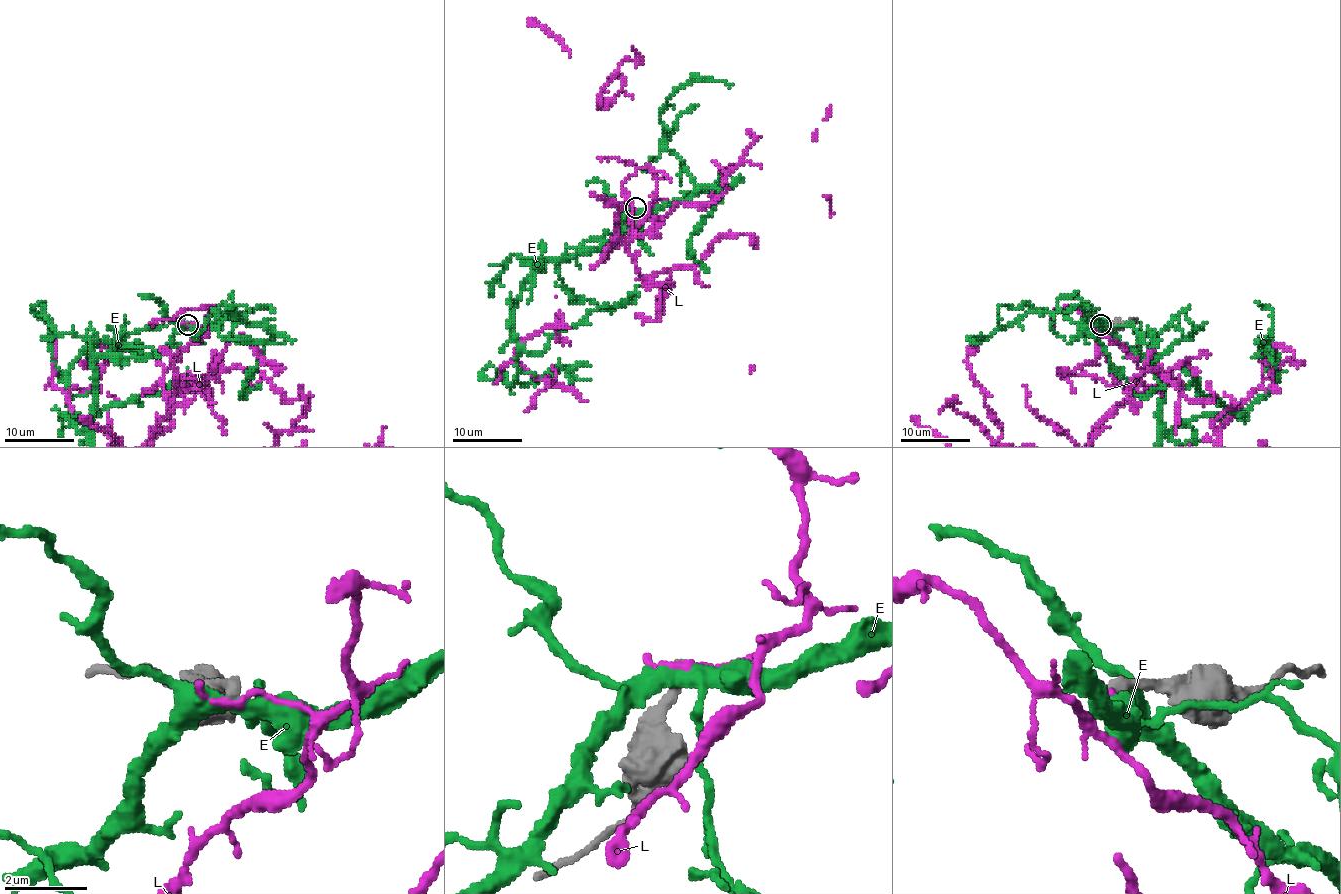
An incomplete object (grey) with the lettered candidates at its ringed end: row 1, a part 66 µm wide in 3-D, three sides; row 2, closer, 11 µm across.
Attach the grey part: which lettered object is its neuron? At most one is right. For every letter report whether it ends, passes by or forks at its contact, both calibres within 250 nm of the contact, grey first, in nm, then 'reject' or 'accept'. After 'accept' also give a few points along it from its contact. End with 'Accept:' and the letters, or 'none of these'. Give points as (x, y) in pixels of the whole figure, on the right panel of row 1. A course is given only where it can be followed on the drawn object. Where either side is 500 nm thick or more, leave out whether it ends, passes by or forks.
E: it forks there; 340 nm thick on the grey side, 360 nm on the other; reject
L: it ends there; 320 nm thick on the grey side, 190 nm on the other; reject
Accept: none of these

